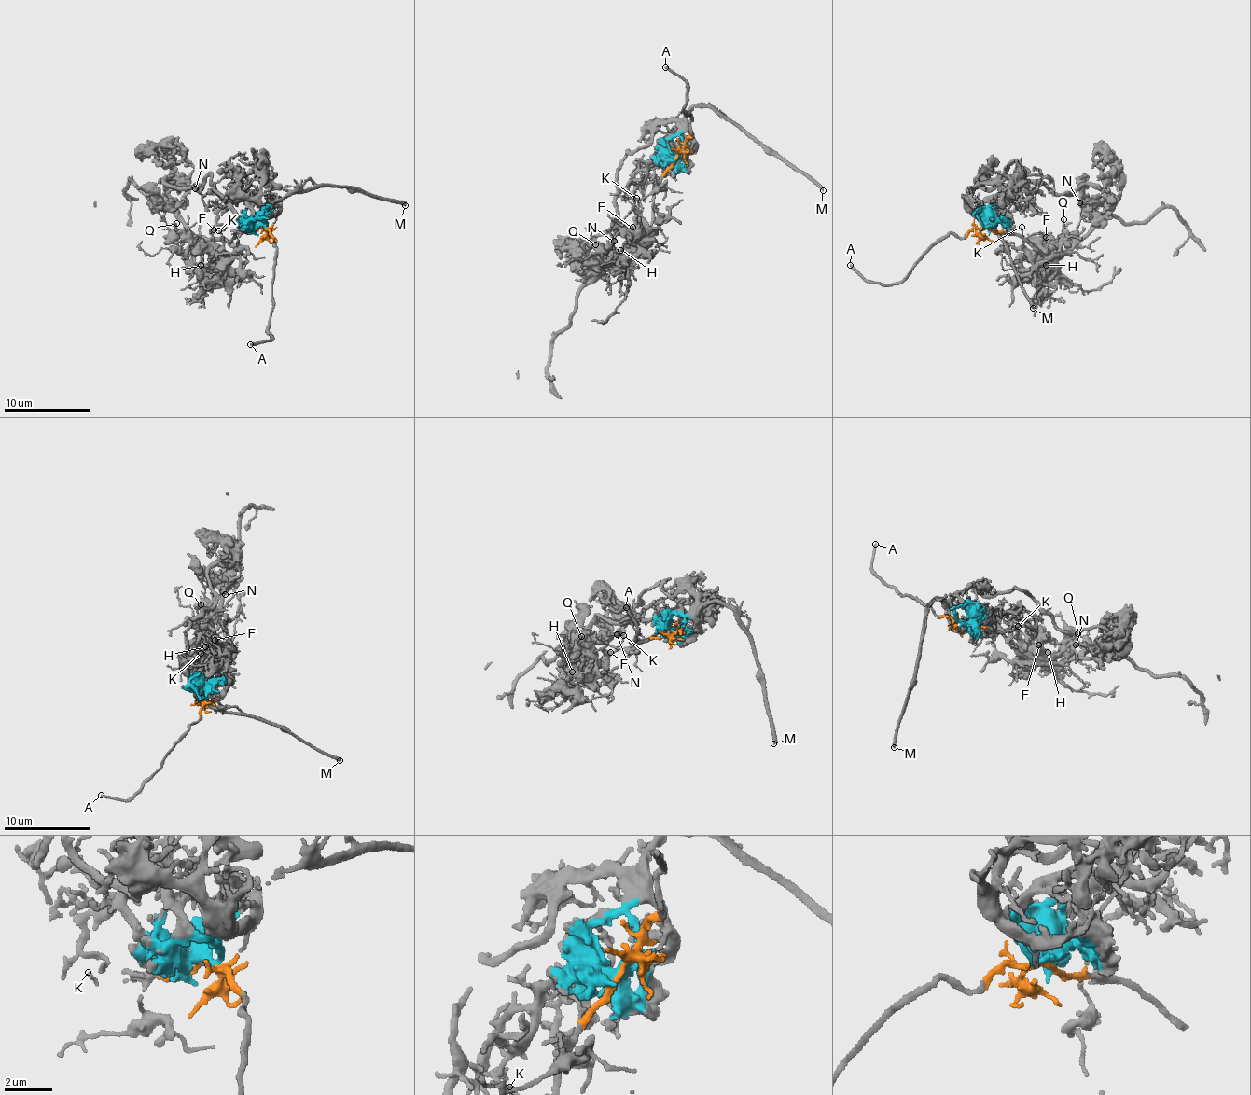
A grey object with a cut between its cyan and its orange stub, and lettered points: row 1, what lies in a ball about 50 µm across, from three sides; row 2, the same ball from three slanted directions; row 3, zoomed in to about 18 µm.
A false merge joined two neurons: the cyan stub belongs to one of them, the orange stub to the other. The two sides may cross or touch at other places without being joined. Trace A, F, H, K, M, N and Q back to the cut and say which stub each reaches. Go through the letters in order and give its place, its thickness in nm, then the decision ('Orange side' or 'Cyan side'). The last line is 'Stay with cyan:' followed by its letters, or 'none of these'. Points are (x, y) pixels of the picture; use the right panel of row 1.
A: Place: (850, 265). Thickness 200 nm. Orange side
F: Place: (1046, 237). Thickness 160 nm. Orange side
H: Place: (1046, 265). Thickness 150 nm. Orange side
K: Place: (1021, 227). Thickness 100 nm. Orange side
M: Place: (1033, 308). Thickness 280 nm. Cyan side
N: Place: (1079, 202). Thickness 100 nm. Cyan side
Q: Place: (1063, 219). Thickness 110 nm. Orange side
Stay with cyan: M, N

